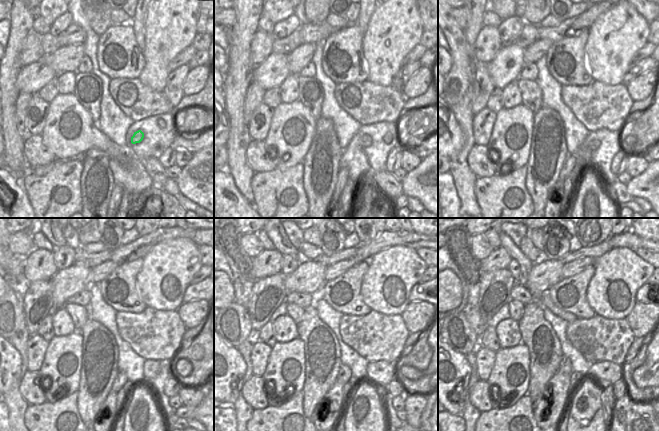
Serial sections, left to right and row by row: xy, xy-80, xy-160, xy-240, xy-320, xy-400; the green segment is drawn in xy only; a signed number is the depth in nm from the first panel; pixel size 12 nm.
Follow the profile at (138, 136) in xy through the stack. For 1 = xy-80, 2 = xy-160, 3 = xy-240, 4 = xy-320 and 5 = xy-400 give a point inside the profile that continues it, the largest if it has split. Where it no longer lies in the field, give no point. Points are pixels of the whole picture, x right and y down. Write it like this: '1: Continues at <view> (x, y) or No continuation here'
1: Continues at xy-80 (366, 140)
2: Continues at xy-160 (593, 145)
3: Continues at xy-240 (151, 368)
4: Continues at xy-320 (381, 372)
5: Continues at xy-400 (609, 371).

